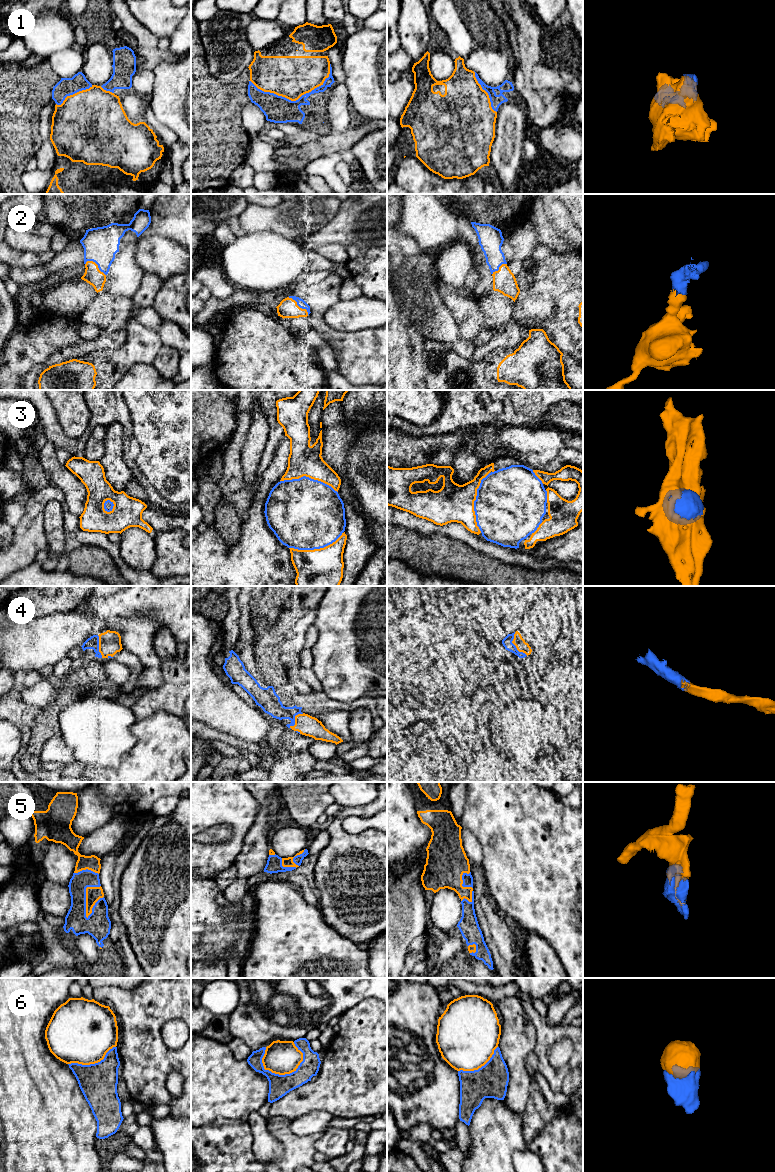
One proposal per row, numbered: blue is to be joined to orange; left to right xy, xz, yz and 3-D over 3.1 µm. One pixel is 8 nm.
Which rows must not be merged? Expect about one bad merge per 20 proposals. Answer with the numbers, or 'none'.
none

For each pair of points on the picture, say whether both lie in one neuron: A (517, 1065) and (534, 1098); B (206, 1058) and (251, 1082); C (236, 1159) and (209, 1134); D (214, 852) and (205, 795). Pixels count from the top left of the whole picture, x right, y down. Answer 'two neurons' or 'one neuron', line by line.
A: two neurons
B: one neuron
C: one neuron
D: one neuron

